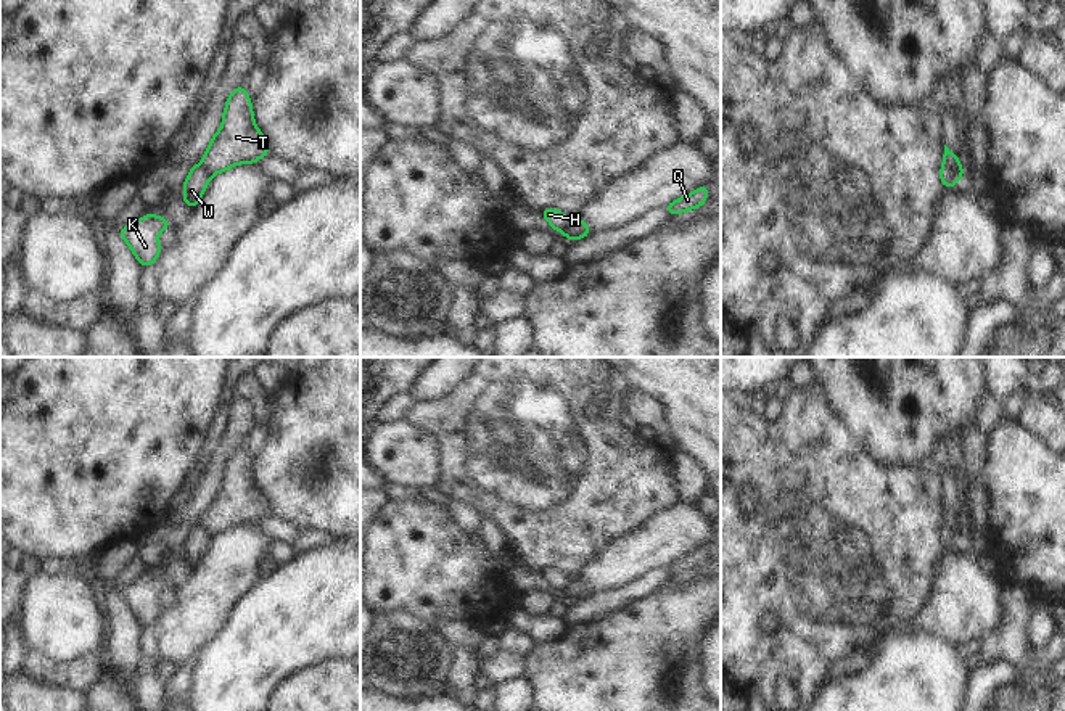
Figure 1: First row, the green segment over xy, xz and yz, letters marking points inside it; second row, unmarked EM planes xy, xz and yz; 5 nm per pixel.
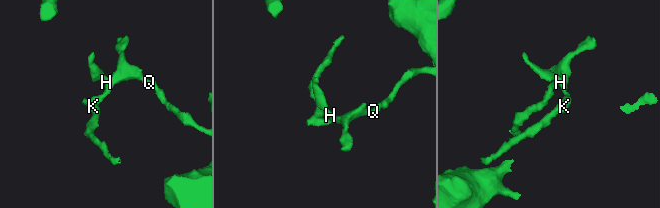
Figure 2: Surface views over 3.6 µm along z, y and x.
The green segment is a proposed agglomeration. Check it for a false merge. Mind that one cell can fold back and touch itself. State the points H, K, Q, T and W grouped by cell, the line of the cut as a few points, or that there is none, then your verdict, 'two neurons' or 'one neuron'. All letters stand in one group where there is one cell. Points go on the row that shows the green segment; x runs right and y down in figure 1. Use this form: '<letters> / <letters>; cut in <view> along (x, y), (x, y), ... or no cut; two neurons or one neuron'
H K W / Q T; cut in yz along (943, 164), (961, 176); two neurons

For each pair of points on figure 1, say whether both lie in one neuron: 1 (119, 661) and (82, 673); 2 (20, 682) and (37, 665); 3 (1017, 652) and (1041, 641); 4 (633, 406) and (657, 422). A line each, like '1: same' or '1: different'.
1: different
2: different
3: different
4: same

